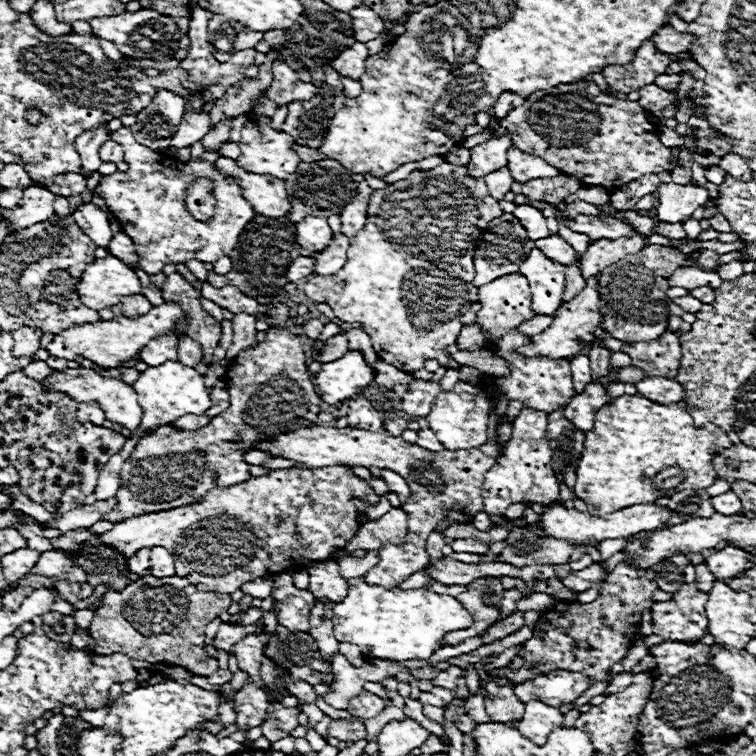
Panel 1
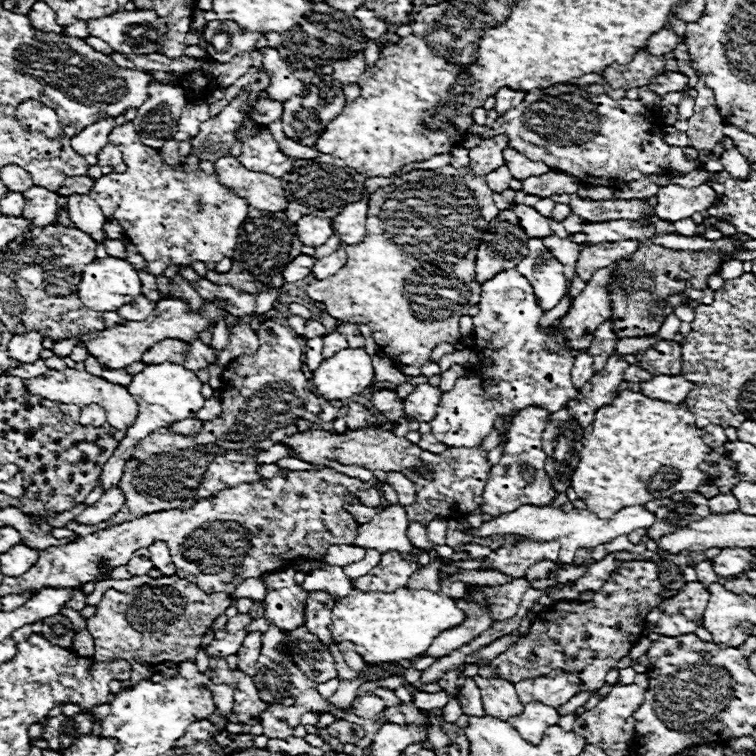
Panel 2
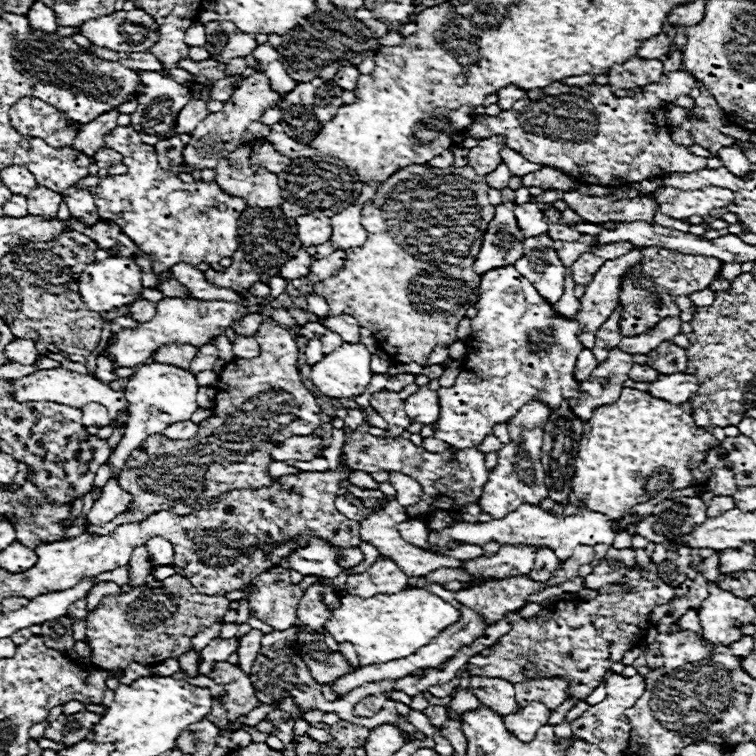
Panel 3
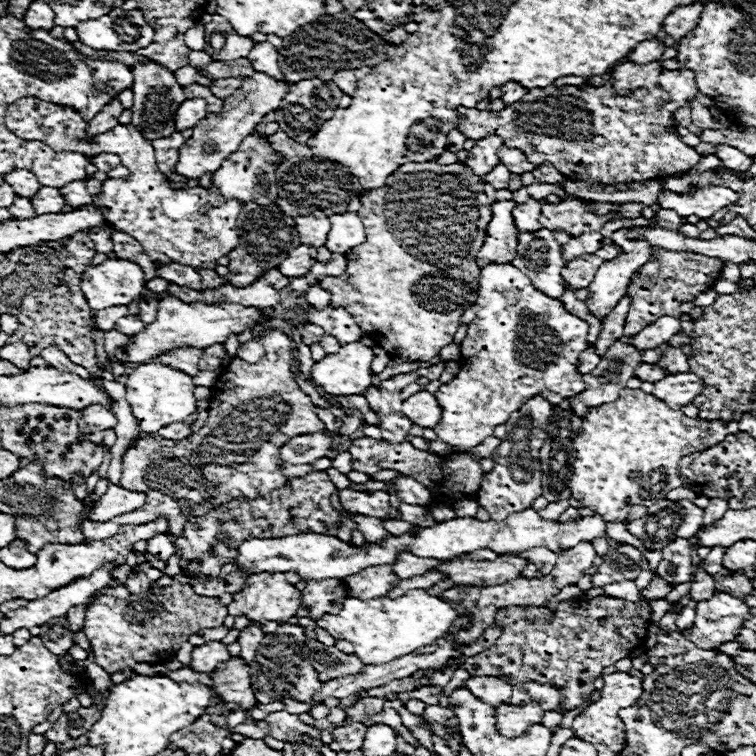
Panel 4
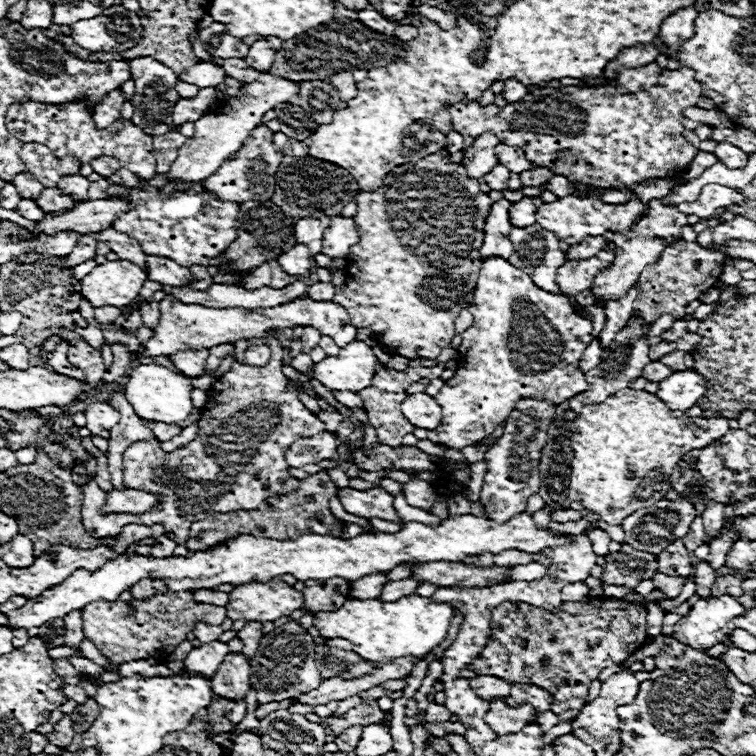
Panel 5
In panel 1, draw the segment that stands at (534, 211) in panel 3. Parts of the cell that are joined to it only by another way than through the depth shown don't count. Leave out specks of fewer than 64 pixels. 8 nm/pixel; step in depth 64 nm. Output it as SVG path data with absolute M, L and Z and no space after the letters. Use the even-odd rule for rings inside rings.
M516 206L514 210L514 216L522 222L522 226L526 228L528 232L528 238L530 240L540 240L540 238L546 238L550 236L550 230L548 230L548 224L546 224L546 218L542 216L540 210L532 208L532 206Z

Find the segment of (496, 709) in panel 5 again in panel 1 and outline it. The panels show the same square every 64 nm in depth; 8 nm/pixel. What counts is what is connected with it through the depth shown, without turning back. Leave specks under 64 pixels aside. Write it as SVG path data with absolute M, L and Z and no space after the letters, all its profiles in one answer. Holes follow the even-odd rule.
M530 700L526 704L526 712L522 716L522 720L514 722L514 726L532 742L536 744L544 744L550 730L554 726L562 726L562 718L564 714L554 708L554 706L548 706L540 700Z

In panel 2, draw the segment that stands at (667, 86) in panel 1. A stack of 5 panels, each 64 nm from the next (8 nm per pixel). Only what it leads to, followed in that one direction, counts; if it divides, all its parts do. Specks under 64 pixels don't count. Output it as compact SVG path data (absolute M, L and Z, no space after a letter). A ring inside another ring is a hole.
M666 72L658 76L660 82L658 84L650 84L650 90L656 92L658 96L666 96L670 92L682 92L688 86L688 76L684 76L682 72Z

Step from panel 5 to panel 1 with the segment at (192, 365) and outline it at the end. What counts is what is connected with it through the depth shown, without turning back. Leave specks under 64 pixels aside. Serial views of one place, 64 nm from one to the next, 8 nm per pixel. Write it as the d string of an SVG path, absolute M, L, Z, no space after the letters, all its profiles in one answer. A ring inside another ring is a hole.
M168 334L168 336L160 336L150 340L142 352L140 352L140 360L146 362L148 366L158 366L166 360L178 360L178 336Z

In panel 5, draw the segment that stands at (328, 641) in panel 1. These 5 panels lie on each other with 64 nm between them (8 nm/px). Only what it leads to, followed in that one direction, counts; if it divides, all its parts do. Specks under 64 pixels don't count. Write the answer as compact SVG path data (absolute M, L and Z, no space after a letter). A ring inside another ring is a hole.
M342 578L328 580L306 580L304 582L304 610L312 614L318 610L338 610L342 602L346 602L350 584Z

